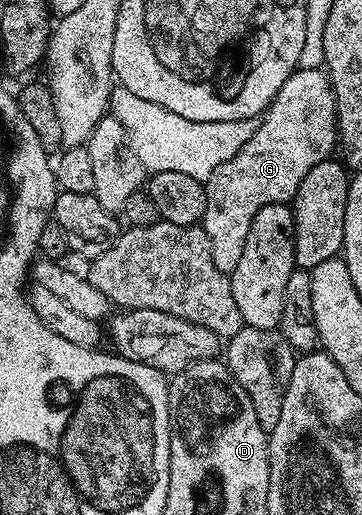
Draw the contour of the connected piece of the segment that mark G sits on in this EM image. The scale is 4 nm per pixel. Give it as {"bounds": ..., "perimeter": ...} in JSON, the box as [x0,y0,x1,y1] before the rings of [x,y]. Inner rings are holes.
{"bounds":[203,68,338,276],"perimeter":[[[321,68],[294,70],[265,111],[255,136],[227,164],[219,164],[205,182],[207,208],[203,225],[219,272],[230,276],[235,272],[255,212],[272,202],[292,203],[299,184],[303,184],[303,176],[315,164],[323,164],[338,146],[337,101],[328,73]]]}

